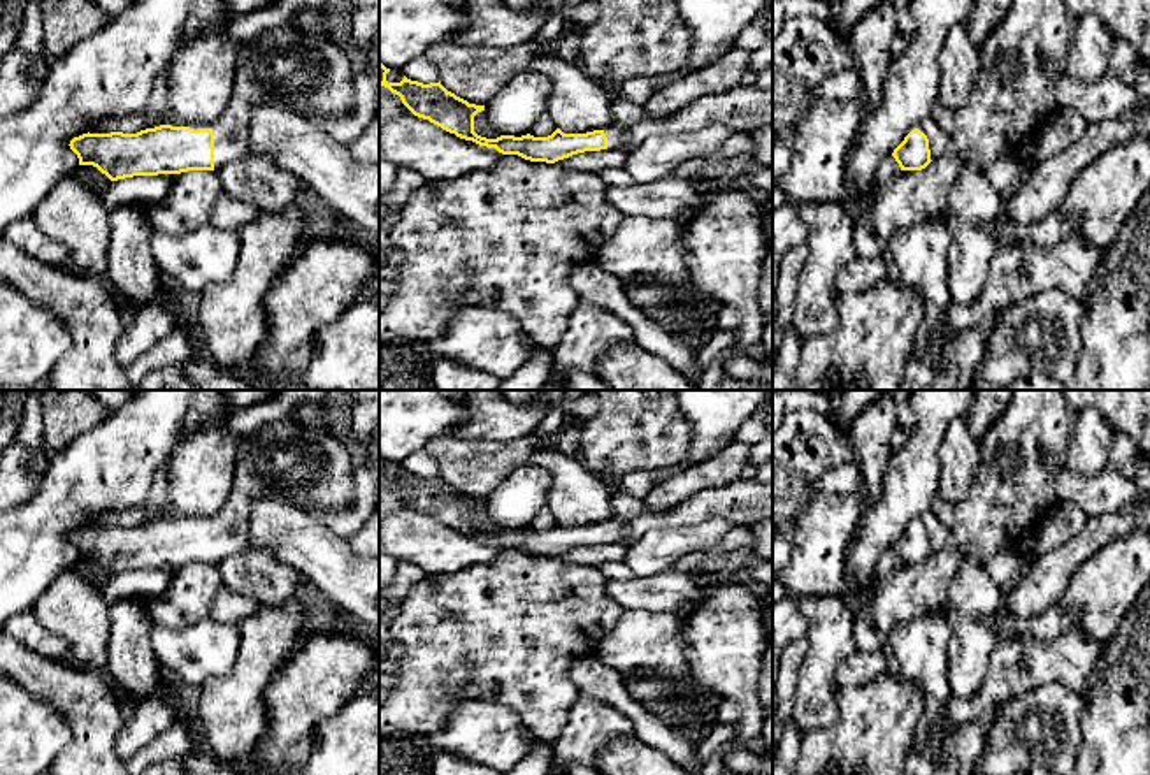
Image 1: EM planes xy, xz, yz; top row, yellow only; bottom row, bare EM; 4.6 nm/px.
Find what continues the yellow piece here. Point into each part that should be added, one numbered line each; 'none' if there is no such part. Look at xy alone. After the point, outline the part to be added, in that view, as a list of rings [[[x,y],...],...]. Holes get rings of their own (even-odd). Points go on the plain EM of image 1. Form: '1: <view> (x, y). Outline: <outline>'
1: xy (309, 468). Outline: [[[286,416],[255,434],[239,436],[234,485],[214,525],[214,566],[249,548],[249,510],[258,499],[286,501],[311,515],[341,513],[355,501],[355,466],[344,445],[325,427],[304,427]]]

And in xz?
1: xz (741, 503). Outline: [[[734,480],[723,487],[699,490],[667,511],[650,511],[643,499],[615,490],[611,517],[604,522],[607,543],[632,545],[655,527],[699,525],[715,518],[732,527],[750,527],[773,518],[773,483]]]

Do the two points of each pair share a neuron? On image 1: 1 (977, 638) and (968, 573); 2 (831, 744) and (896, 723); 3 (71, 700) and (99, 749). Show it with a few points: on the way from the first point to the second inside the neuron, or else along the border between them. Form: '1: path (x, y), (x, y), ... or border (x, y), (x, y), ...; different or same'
1: path (970, 622), (970, 589); same
2: path (847, 744), (864, 744), (880, 728); same
3: path (83, 712), (93, 723), (93, 737); same

